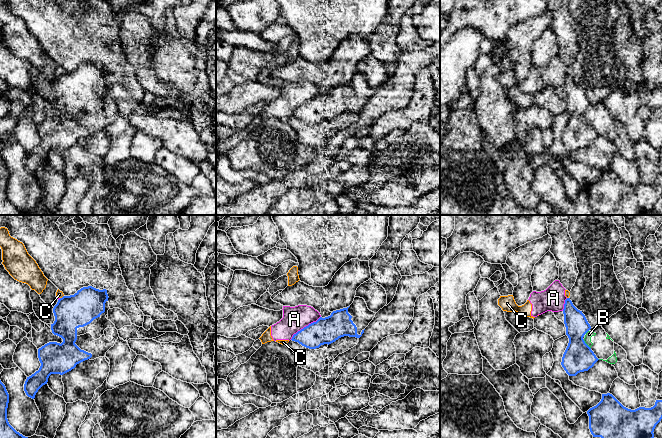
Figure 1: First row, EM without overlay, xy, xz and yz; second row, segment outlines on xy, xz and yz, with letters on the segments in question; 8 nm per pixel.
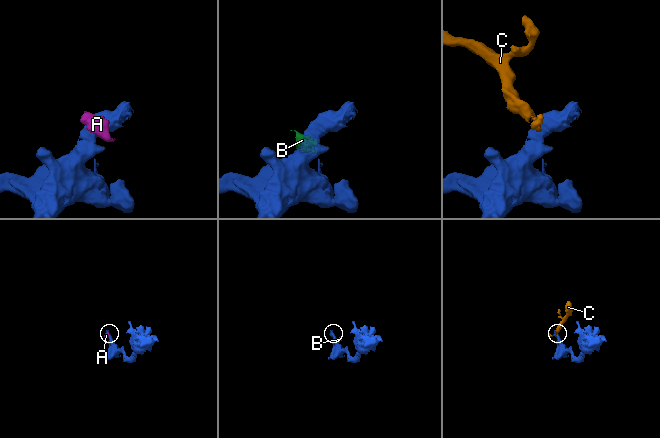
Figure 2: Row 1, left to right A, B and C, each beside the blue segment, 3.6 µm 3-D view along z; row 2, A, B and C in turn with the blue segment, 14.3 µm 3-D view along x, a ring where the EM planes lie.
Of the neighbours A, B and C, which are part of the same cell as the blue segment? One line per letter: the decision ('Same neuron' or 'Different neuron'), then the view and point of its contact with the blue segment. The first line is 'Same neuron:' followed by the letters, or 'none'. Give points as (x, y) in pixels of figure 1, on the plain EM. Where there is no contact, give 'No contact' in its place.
Same neuron: none
A: Different neuron. Touches blue at xz (304, 103)
B: Different neuron. Touches blue at yz (586, 120)
C: Different neuron. Touches blue at xy (62, 73)

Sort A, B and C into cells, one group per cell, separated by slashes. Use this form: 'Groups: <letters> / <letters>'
Groups: A C / B

